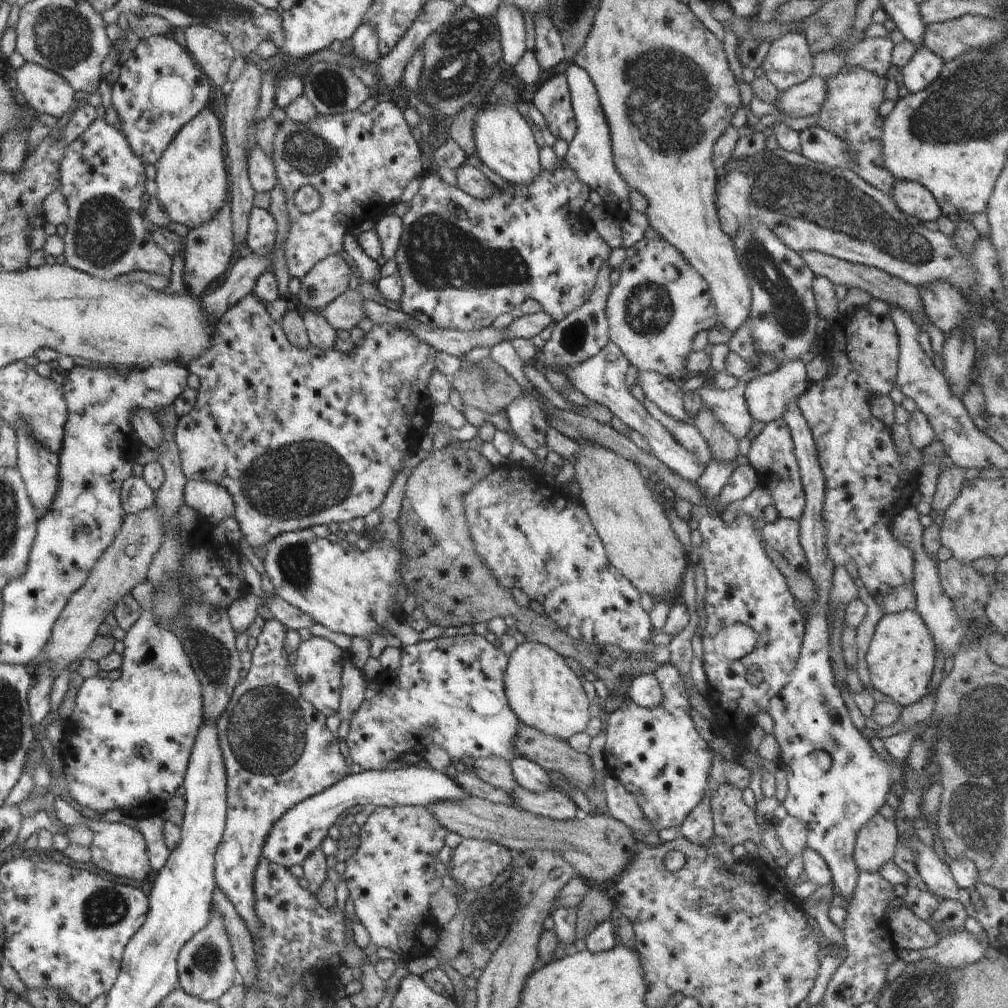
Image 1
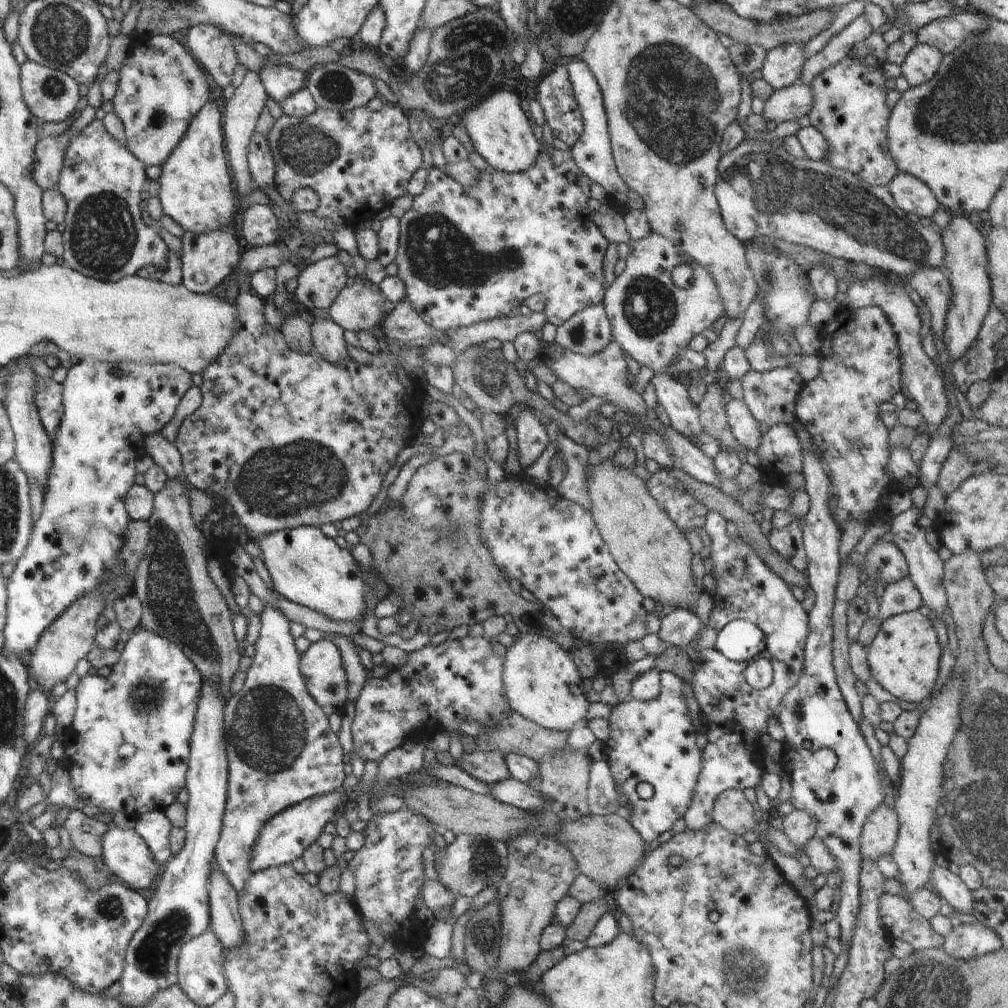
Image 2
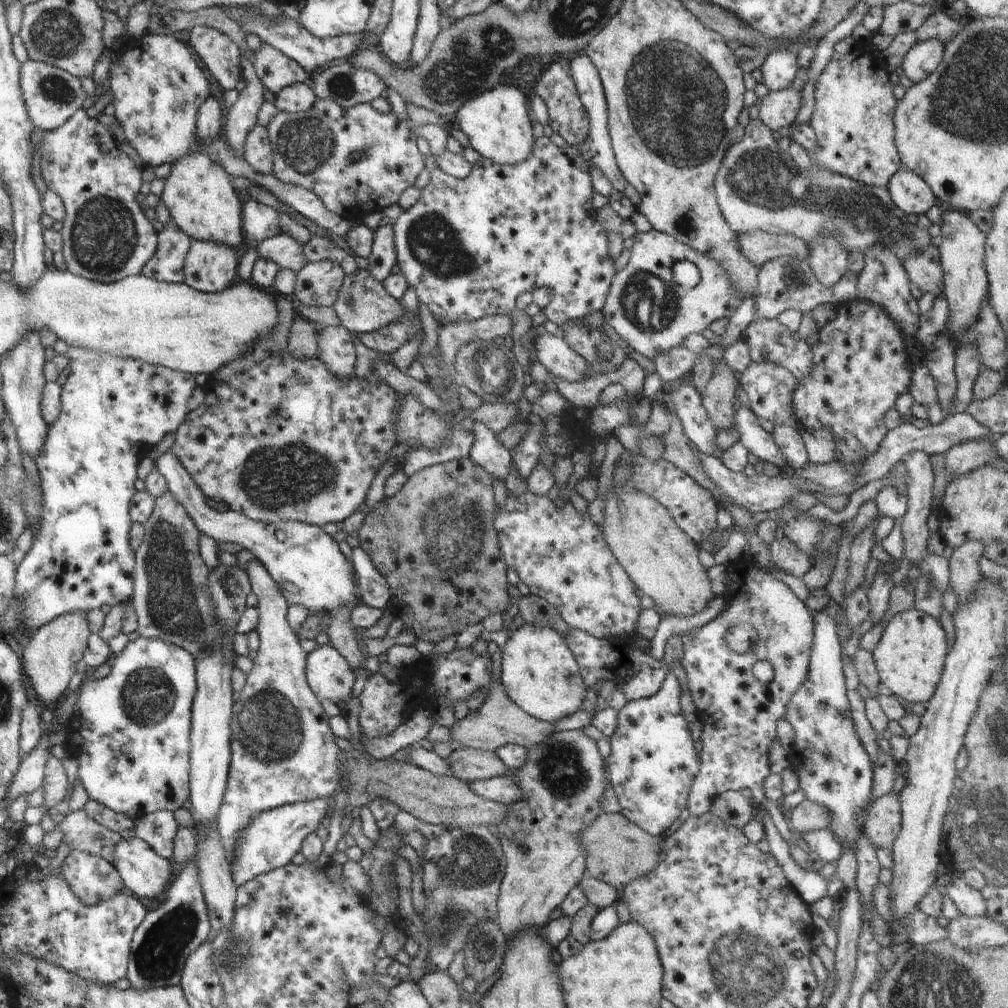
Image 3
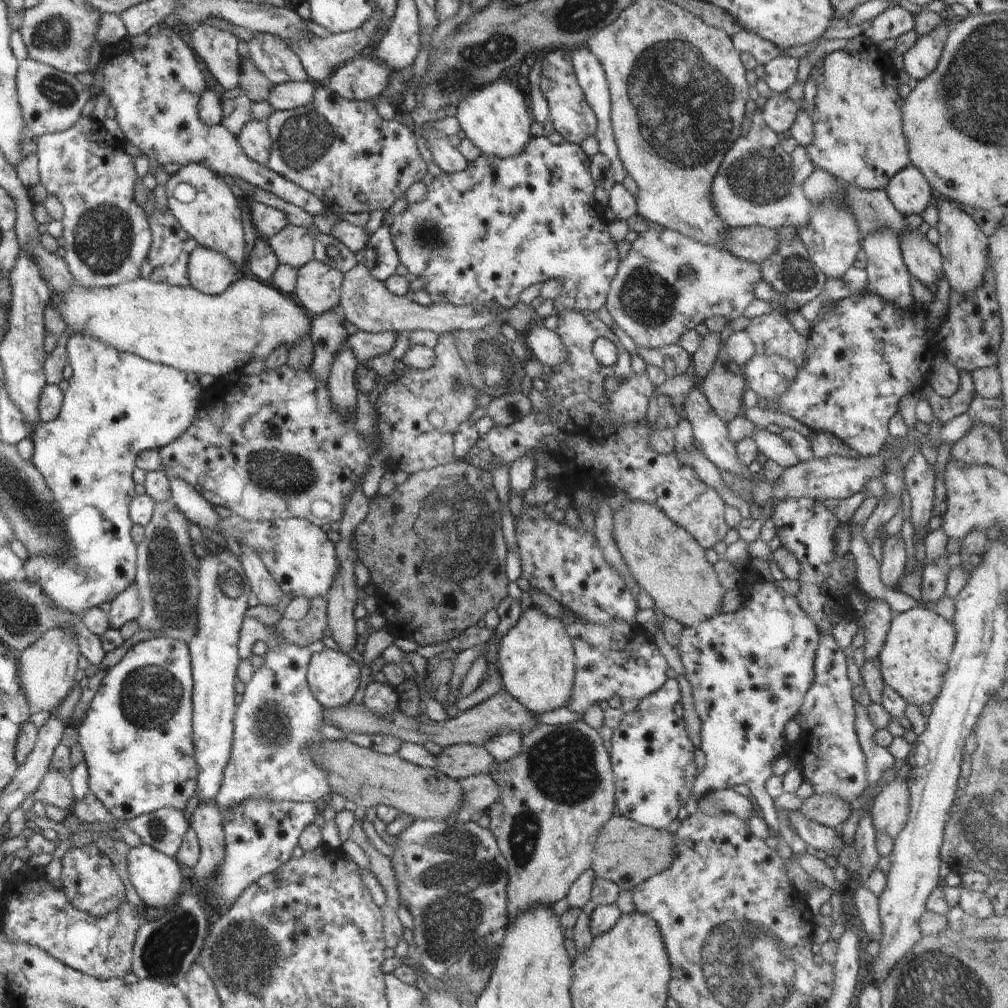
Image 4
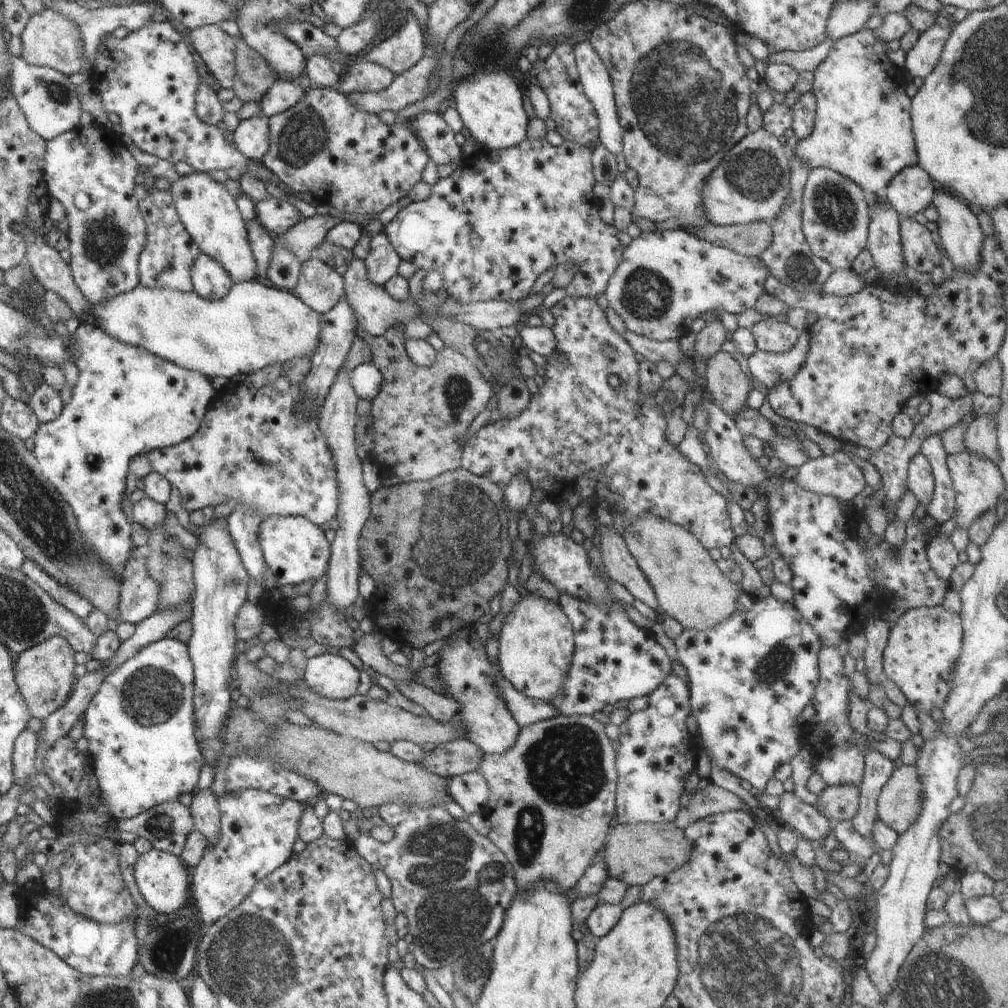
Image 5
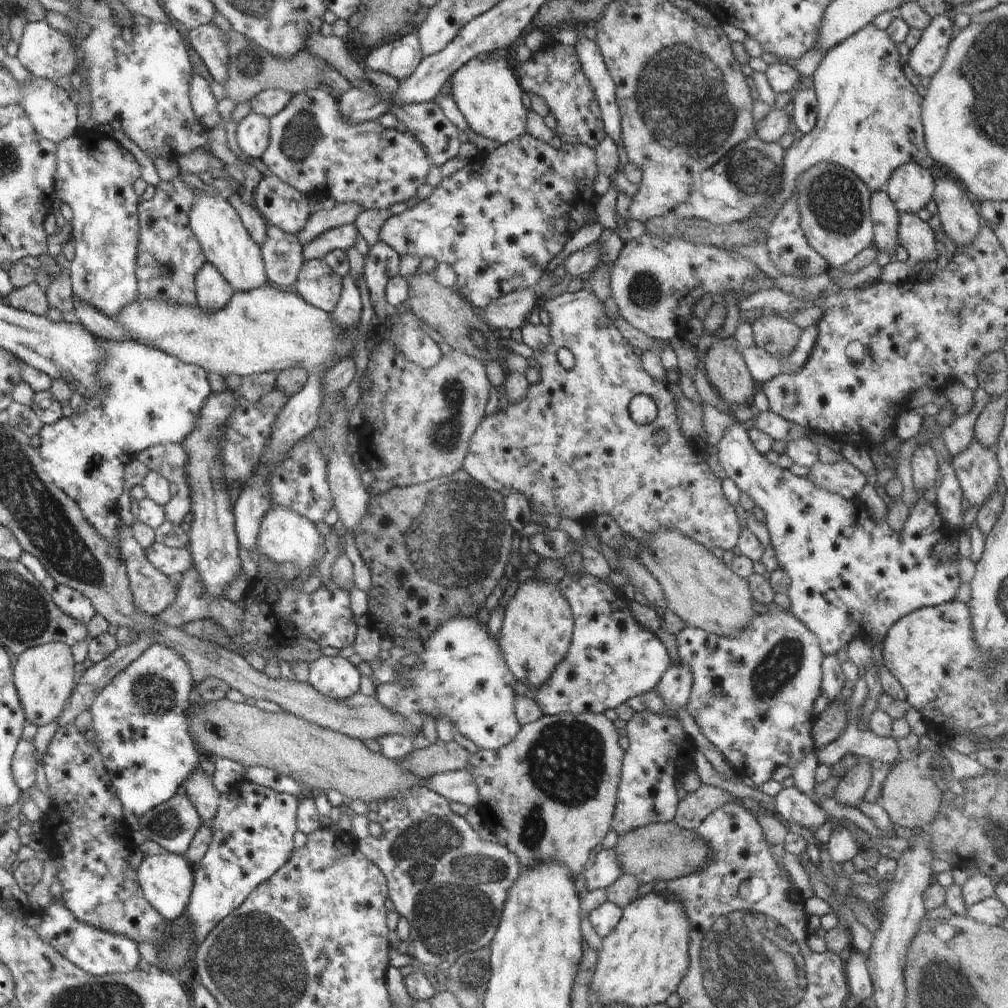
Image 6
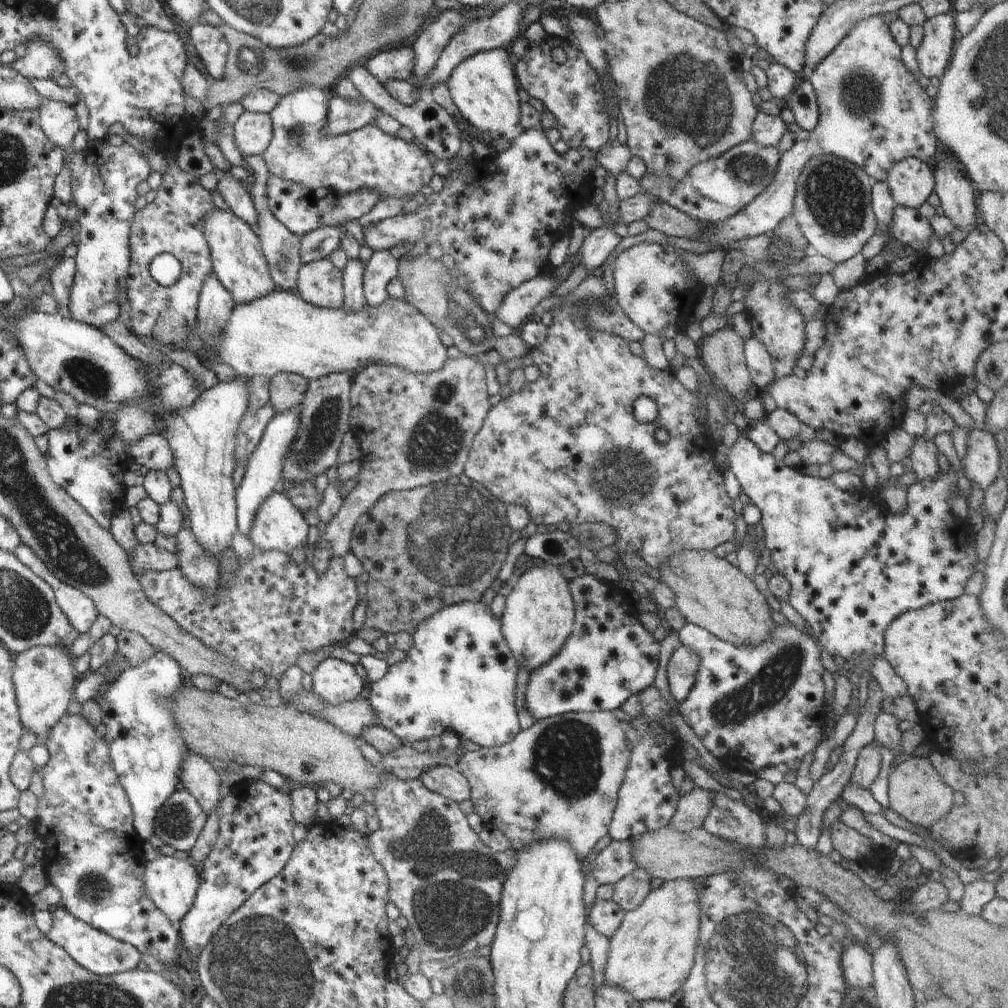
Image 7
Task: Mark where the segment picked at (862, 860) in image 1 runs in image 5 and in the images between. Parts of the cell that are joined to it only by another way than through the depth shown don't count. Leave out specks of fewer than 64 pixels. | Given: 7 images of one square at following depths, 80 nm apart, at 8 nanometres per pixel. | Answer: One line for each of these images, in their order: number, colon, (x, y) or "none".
2: (879, 834)
3: (883, 824)
4: (889, 811)
5: (899, 803)

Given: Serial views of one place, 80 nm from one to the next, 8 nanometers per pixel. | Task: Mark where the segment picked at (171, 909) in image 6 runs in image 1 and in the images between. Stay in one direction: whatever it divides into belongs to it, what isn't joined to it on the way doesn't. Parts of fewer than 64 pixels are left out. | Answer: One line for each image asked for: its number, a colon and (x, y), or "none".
1: (116, 848)
2: (125, 853)
3: (145, 874)
4: (157, 879)
5: (162, 878)

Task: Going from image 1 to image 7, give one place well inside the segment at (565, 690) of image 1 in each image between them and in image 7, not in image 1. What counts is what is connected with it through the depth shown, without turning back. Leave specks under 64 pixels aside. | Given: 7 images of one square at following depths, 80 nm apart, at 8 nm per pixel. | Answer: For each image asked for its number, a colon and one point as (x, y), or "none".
2: (541, 683)
3: (539, 674)
4: (537, 664)
5: (536, 642)
6: (537, 632)
7: (539, 616)

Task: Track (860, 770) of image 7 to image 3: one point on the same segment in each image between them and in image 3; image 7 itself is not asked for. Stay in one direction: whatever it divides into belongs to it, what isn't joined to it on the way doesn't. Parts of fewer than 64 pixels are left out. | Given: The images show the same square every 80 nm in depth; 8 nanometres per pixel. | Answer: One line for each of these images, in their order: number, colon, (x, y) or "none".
3: (807, 817)
4: (830, 811)
5: (839, 802)
6: (851, 789)

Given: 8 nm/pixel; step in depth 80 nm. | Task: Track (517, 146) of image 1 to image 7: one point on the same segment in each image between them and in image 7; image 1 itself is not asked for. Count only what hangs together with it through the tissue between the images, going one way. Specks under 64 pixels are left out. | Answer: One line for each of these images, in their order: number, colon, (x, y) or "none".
2: (502, 133)
3: (499, 126)
4: (495, 118)
5: (490, 104)
6: (488, 95)
7: (485, 88)

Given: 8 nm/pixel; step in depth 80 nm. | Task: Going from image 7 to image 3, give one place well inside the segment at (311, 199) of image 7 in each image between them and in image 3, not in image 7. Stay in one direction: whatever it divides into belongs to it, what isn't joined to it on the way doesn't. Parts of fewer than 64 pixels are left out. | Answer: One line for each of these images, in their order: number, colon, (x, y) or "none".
3: (259, 222)
4: (268, 221)
5: (277, 218)
6: (281, 205)

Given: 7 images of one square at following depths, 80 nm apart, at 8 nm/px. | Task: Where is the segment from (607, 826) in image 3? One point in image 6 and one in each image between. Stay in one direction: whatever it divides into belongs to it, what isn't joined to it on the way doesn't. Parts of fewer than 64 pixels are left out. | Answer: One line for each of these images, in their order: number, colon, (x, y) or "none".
4: (627, 854)
5: (636, 853)
6: (658, 852)

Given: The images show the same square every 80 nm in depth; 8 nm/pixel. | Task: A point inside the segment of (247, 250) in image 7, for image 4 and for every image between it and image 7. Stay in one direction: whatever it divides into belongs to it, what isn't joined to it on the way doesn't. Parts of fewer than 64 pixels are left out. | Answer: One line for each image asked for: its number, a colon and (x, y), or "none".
4: (213, 219)
5: (210, 215)
6: (226, 244)

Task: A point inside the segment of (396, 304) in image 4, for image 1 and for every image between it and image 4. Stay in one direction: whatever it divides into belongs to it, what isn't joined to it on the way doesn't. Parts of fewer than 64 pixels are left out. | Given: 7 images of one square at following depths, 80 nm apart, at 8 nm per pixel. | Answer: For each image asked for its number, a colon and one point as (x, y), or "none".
1: (344, 313)
2: (360, 306)
3: (363, 306)

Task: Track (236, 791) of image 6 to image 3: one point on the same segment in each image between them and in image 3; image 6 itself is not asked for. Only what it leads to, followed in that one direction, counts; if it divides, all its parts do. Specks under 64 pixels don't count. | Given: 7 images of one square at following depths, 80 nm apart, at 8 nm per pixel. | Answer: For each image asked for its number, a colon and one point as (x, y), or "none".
3: (271, 840)
4: (260, 836)
5: (258, 829)

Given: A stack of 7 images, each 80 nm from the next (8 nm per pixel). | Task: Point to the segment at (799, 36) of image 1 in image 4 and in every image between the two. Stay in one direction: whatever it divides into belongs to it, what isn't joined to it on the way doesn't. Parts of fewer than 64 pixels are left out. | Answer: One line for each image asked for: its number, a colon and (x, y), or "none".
2: (782, 67)
3: (779, 69)
4: (780, 75)

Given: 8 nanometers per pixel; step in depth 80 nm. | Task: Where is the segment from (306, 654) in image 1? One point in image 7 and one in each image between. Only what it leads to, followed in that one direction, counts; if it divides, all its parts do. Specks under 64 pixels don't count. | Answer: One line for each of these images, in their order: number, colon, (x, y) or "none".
2: (321, 667)
3: (331, 680)
4: (334, 678)
5: (330, 675)
6: (335, 677)
7: (336, 681)

